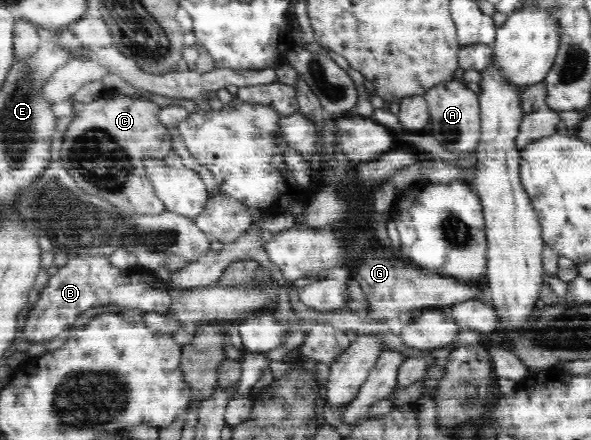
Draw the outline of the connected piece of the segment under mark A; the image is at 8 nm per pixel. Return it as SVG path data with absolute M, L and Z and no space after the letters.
M444 80L443 83L437 83L435 87L431 87L424 98L428 103L430 113L430 125L433 131L430 134L437 141L451 151L453 155L460 158L469 157L480 141L480 105L477 93L465 89L461 83L457 81Z

